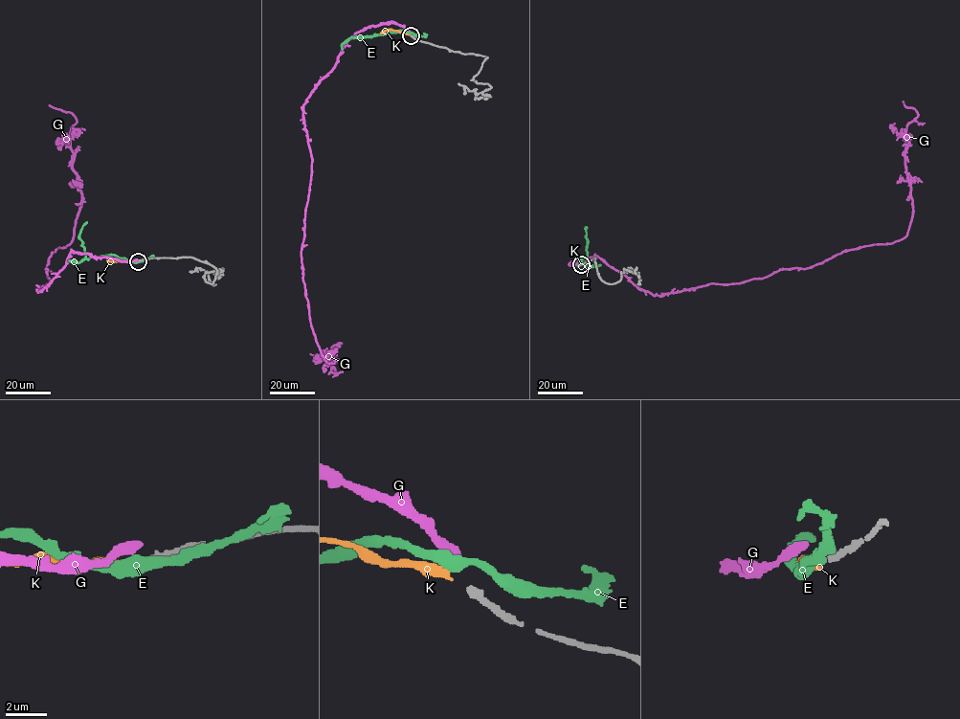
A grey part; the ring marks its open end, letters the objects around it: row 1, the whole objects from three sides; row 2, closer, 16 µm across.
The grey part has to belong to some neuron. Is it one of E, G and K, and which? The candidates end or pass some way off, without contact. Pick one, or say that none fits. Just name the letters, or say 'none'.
K

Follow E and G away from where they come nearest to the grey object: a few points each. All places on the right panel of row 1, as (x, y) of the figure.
E: (580, 264), (580, 258), (587, 262), (586, 226)
G: (579, 262), (598, 257), (660, 296), (903, 238), (912, 210), (905, 129), (918, 114), (903, 101)

